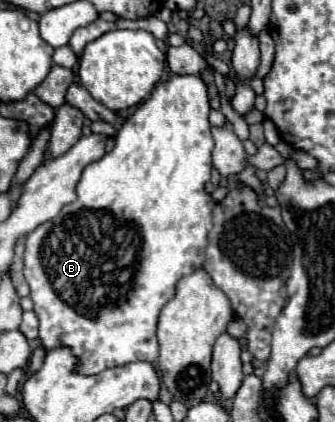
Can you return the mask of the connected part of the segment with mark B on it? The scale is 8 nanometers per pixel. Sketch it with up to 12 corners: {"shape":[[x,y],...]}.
{"shape":[[200,75],[160,81],[24,243],[46,351],[158,359],[214,199]]}

